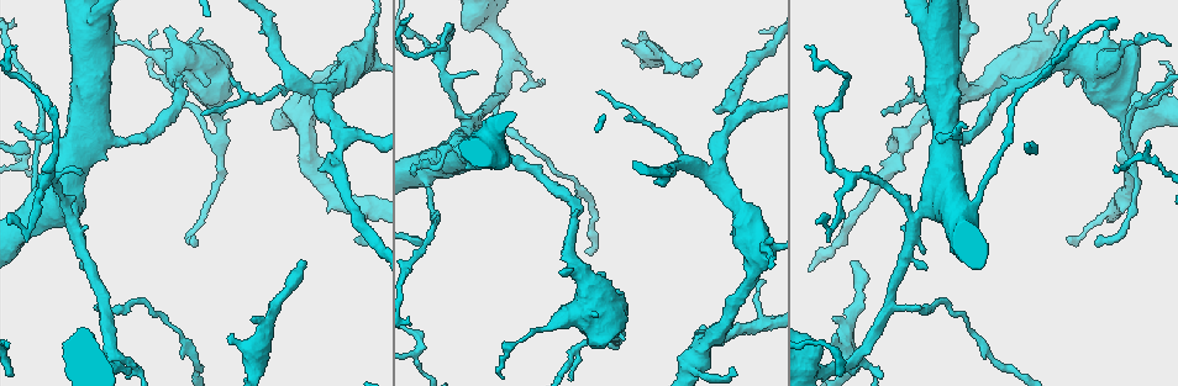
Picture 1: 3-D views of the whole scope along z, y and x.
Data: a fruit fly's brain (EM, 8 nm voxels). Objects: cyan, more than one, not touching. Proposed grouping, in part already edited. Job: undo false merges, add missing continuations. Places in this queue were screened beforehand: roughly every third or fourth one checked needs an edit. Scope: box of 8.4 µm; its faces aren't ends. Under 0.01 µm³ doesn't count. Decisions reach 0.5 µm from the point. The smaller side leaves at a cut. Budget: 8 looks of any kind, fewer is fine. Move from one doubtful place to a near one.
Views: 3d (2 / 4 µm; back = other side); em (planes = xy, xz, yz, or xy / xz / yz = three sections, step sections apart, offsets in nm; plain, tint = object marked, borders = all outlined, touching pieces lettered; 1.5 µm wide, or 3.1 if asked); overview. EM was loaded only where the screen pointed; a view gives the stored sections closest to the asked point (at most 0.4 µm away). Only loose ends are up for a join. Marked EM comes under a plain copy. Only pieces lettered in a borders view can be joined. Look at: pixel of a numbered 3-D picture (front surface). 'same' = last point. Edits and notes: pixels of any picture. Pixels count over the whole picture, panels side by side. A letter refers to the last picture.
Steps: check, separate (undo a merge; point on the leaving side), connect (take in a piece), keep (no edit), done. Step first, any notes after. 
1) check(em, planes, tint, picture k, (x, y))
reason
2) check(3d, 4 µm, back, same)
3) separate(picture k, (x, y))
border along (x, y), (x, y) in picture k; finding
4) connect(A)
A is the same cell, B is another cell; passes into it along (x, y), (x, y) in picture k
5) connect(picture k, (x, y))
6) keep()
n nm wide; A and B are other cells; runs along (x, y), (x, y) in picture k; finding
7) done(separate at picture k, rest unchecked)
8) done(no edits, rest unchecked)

check(em, xz, step 4, tint, picture 1, (442, 60))
a fork

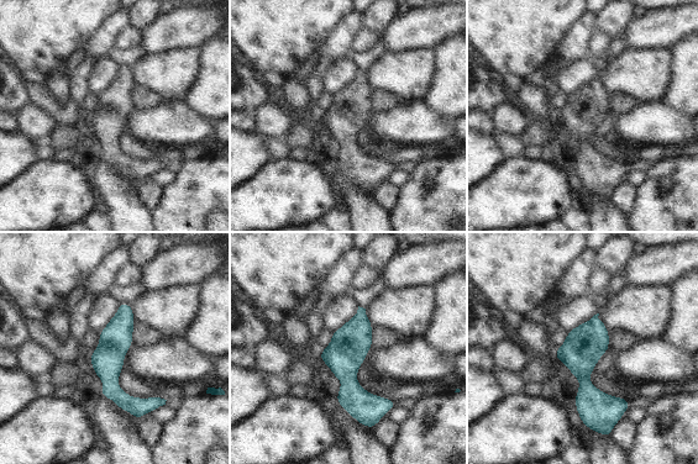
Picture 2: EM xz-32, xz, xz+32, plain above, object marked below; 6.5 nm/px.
check(em, yz, step 4, tint, same)
another direction

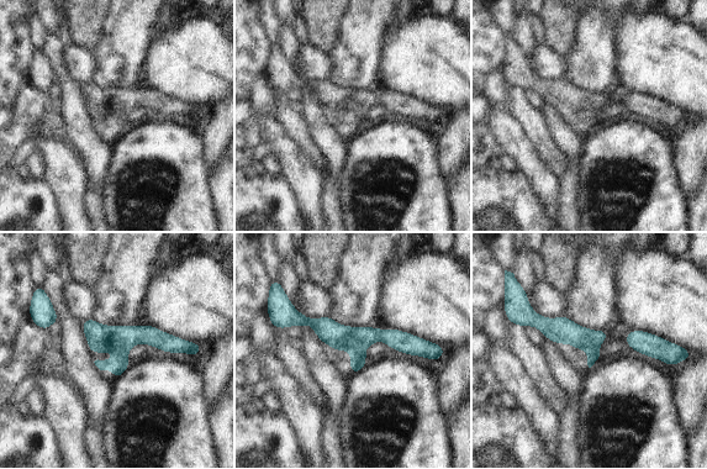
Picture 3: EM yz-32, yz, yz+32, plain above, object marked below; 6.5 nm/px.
check(em, yz, step 4, borders, same)

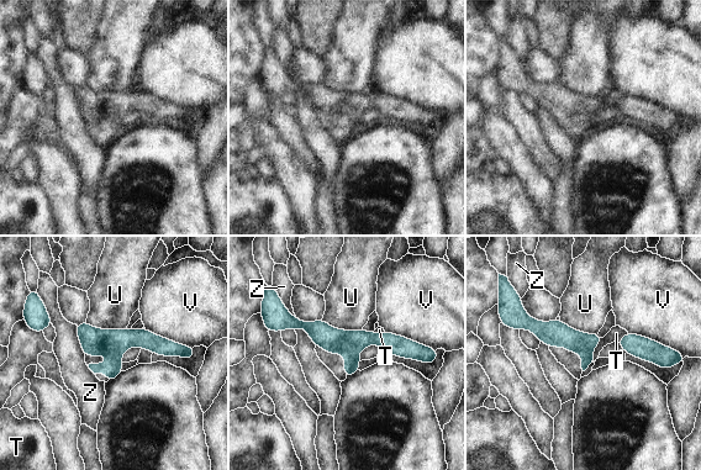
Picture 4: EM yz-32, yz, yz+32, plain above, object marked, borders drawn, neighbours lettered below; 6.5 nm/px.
keep()
T, U, V and Z are other cells; border along (604, 337), (593, 352), (595, 360) in picture 4; all the same neuron

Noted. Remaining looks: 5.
check(3d, 4 µm, picture 1, (306, 261))
free end

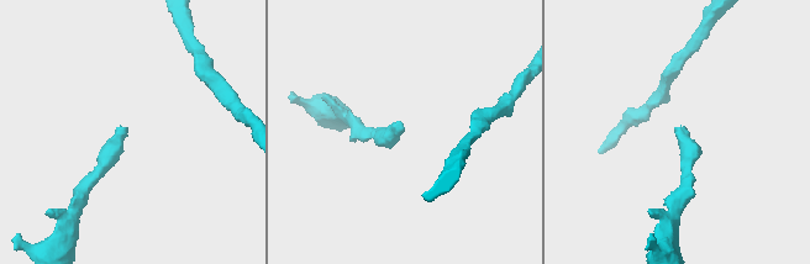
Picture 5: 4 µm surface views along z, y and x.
check(em, yz, step 8, tint, picture 5, (683, 131))

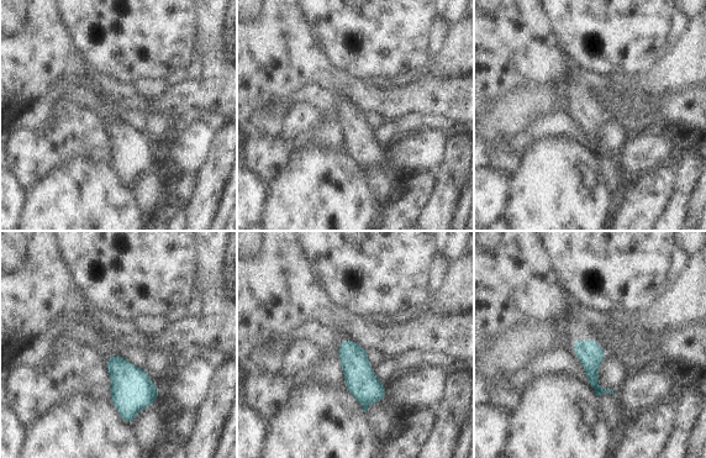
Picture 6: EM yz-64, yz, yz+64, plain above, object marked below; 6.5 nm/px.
check(em, planes, borders, same)
cut it another way

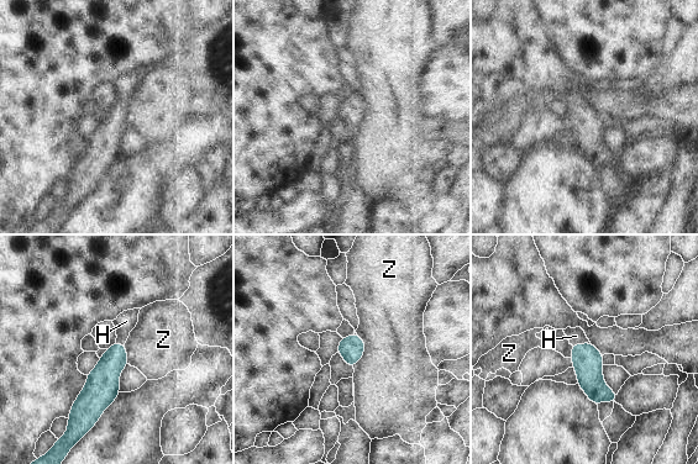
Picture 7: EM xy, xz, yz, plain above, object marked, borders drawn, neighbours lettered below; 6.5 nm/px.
connect(H)
H is the same cell, Z is another cell; it goes on there

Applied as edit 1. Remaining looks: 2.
done(connect at picture 7, rest unchecked)

